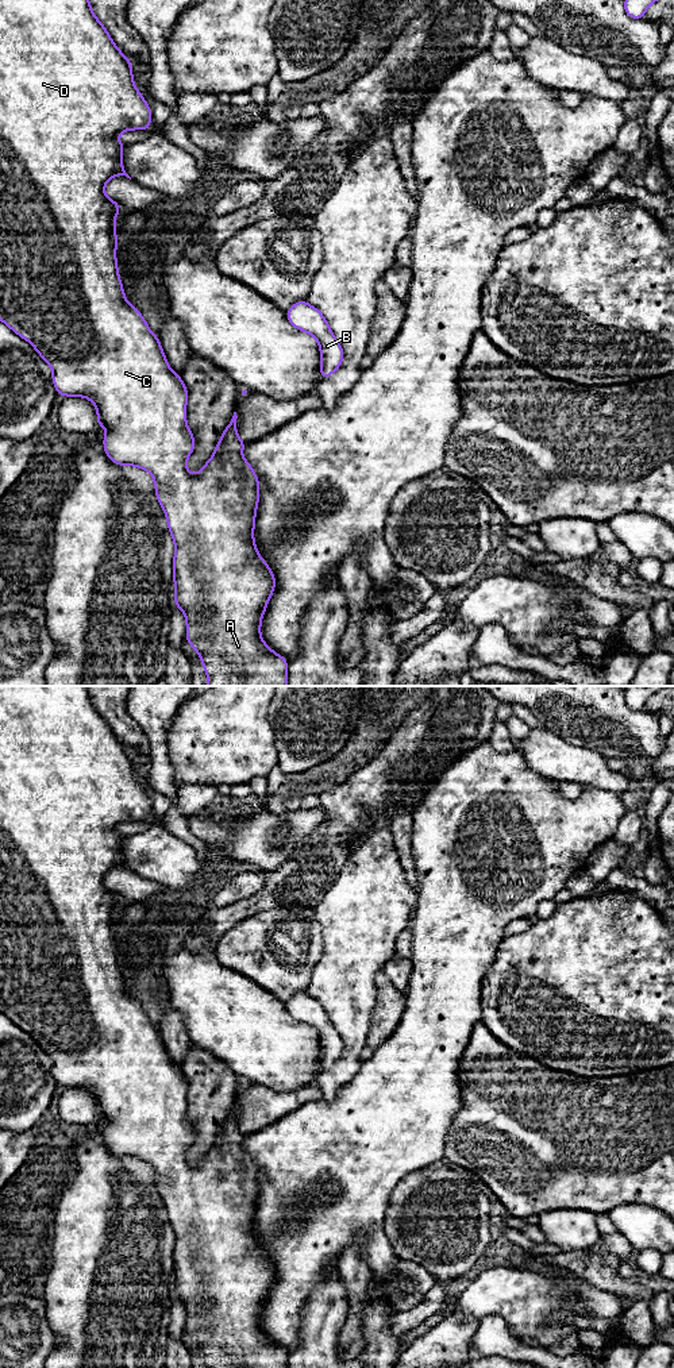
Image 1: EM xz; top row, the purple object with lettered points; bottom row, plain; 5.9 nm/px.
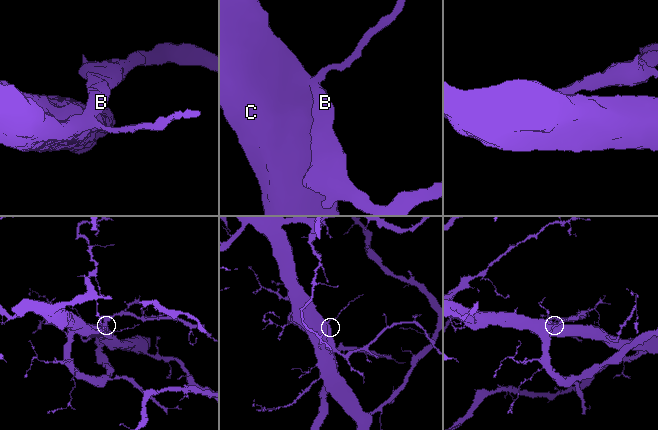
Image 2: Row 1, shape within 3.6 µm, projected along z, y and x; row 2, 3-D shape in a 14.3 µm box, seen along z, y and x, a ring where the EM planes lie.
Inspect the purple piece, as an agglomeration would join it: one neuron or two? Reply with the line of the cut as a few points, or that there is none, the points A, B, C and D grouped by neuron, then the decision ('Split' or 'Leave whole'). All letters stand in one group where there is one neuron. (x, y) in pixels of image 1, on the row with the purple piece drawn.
No split. Groups: A B C D. Leave whole

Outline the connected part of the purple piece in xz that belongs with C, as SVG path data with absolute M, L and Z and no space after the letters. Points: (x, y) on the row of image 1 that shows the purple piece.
M0 0L0 320L30 342L42 359L49 363L58 396L85 397L93 402L97 411L96 427L108 429L103 444L109 461L118 466L140 467L153 475L155 497L165 512L176 547L173 559L174 605L185 614L185 639L200 655L208 675L207 686L288 686L289 662L271 651L261 637L261 620L276 589L276 577L254 543L261 485L251 465L242 456L246 443L236 433L236 412L223 431L213 455L196 475L192 475L186 467L186 461L195 450L193 433L186 427L188 389L181 375L170 369L159 338L150 331L140 312L126 300L118 270L116 244L119 239L116 238L115 219L123 208L105 196L104 186L115 176L126 176L131 180L122 165L126 146L118 140L118 135L130 130L149 131L151 120L151 109L134 84L131 61L118 49L107 28L95 16L89 0Z

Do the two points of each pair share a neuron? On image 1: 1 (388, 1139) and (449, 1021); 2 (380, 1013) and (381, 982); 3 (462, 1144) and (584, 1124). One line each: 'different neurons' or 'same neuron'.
1: same neuron
2: same neuron
3: same neuron

